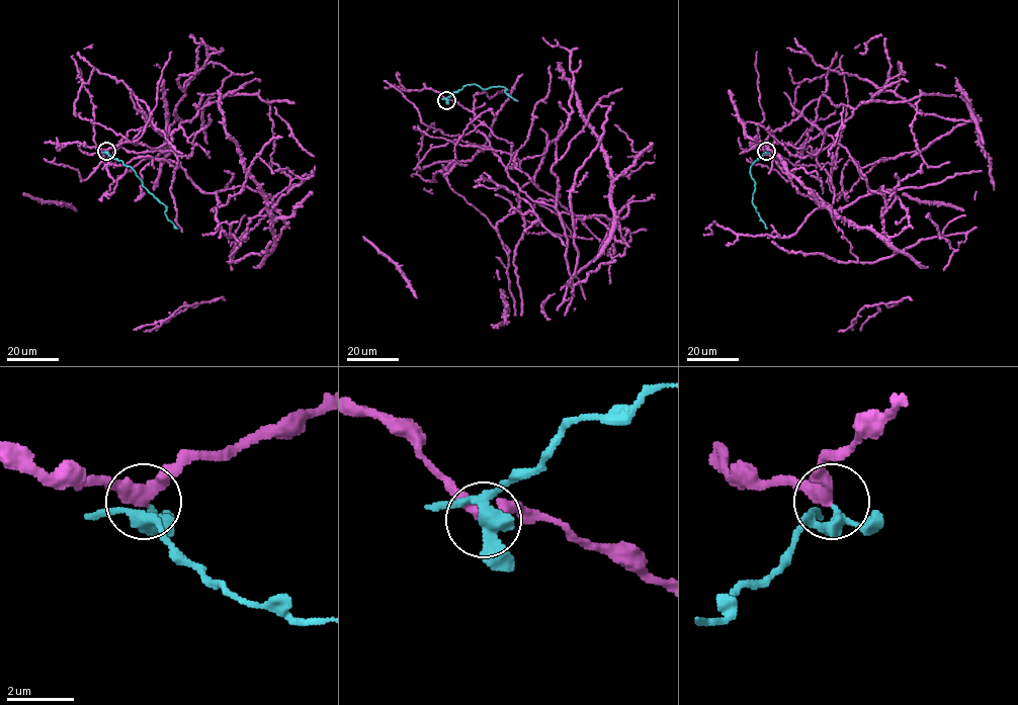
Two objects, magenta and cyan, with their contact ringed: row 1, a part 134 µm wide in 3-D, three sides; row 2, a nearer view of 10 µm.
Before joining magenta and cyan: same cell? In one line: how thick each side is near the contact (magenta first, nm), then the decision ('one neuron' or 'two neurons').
360/340 nm | two neurons

